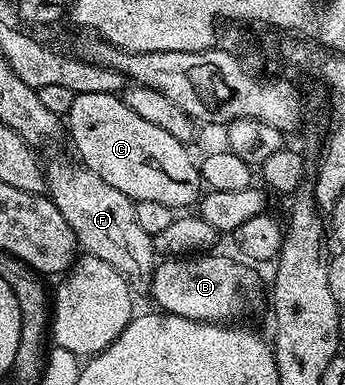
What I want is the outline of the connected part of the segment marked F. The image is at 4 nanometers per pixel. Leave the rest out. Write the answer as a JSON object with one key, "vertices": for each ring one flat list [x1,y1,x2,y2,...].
{"vertices":[[52,160,44,168,46,195,61,211,76,235,77,245,94,258,104,259,125,279,133,293,147,293,158,263,153,236,136,221,136,205,122,190,102,182,98,174,79,162]]}

